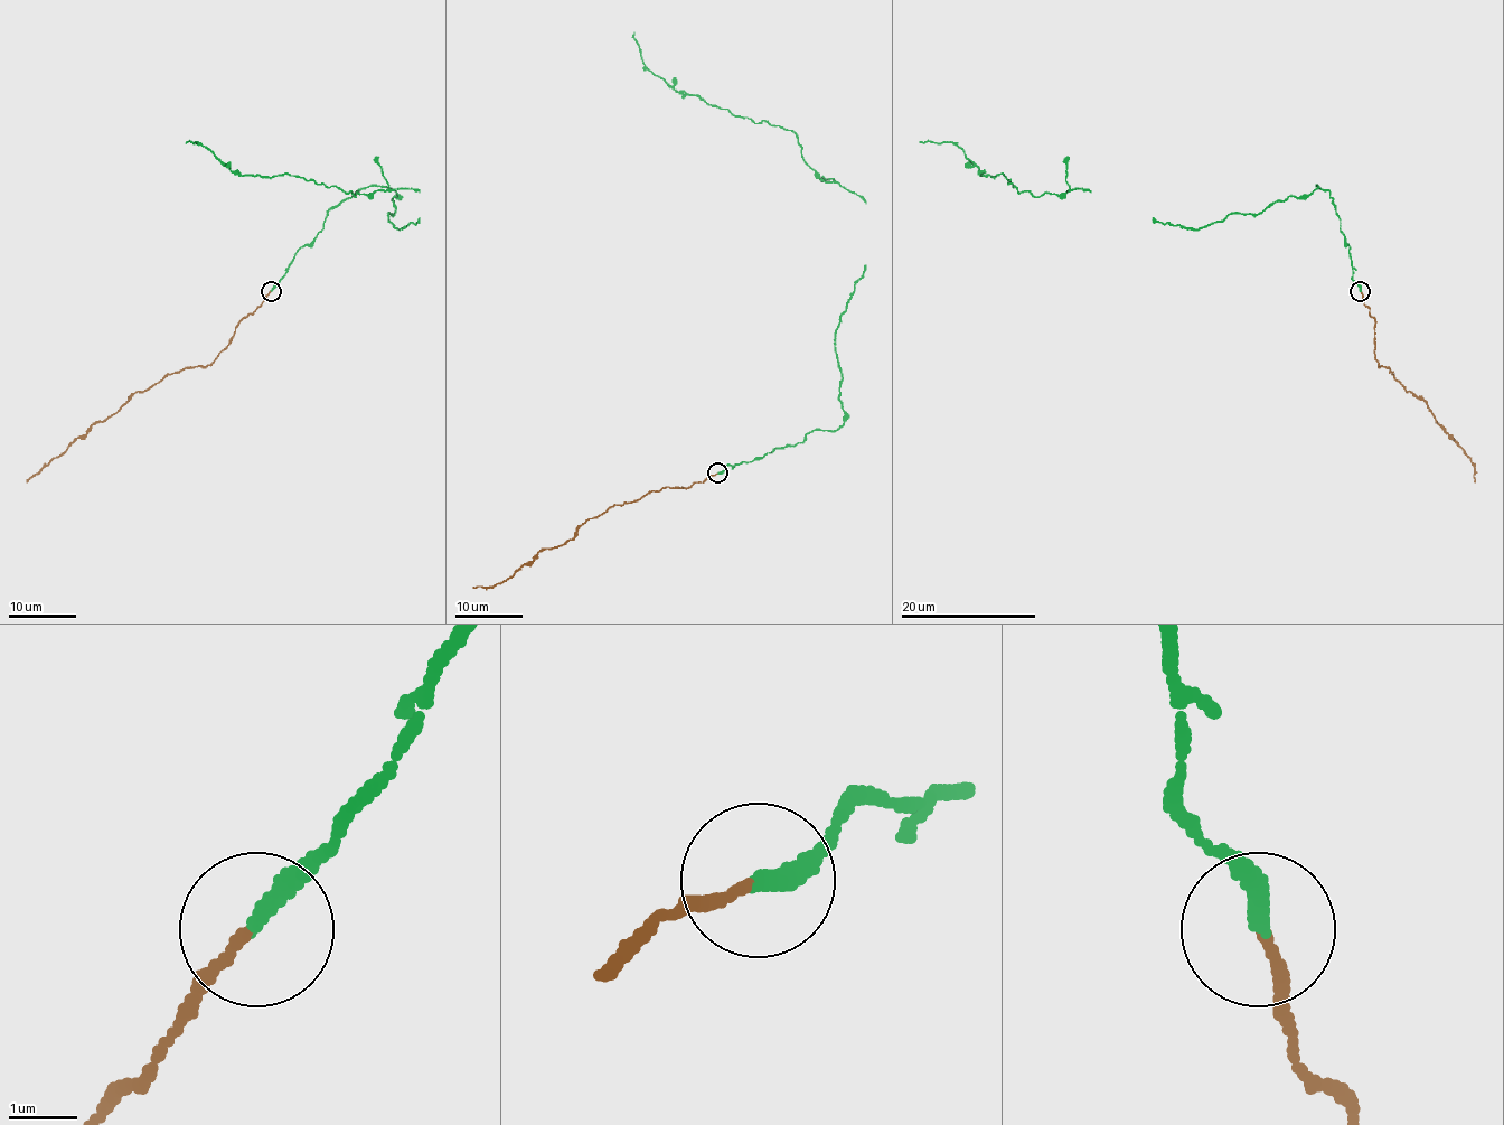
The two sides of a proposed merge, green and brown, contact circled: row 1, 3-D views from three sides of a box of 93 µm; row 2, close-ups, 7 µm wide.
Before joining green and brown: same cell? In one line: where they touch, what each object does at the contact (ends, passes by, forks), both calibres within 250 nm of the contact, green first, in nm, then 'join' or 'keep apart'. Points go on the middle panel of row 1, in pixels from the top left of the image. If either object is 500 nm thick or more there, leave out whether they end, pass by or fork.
(717, 472) | green ends | brown ends | 280/140 nm | keep apart

